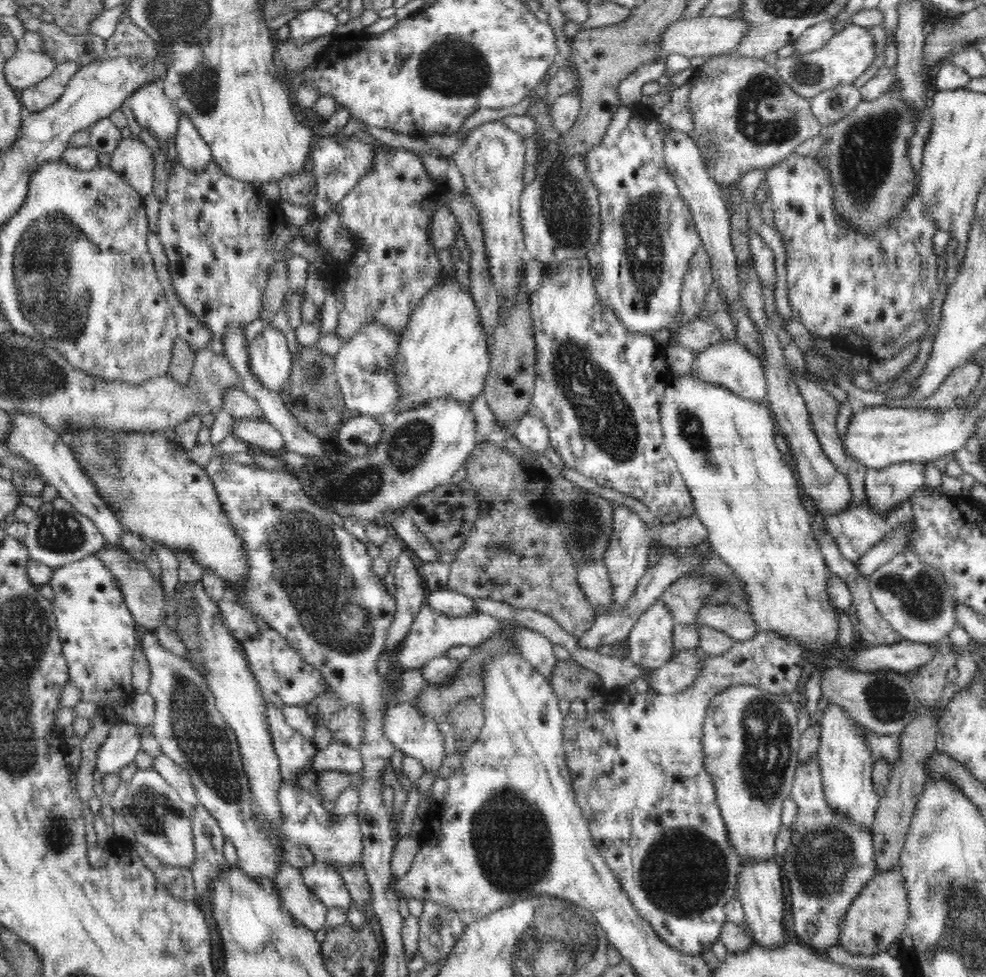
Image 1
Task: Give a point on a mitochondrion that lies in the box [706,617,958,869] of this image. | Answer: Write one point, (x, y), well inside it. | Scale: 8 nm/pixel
(765, 731)

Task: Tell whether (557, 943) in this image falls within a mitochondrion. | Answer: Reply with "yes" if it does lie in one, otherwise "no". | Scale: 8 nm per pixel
yes

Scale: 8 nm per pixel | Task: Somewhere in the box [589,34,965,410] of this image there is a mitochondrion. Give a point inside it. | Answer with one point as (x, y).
(866, 155)

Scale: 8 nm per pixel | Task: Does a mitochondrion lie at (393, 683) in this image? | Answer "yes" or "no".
no

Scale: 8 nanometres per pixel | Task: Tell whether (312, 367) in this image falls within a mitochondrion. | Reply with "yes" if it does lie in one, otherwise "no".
yes

